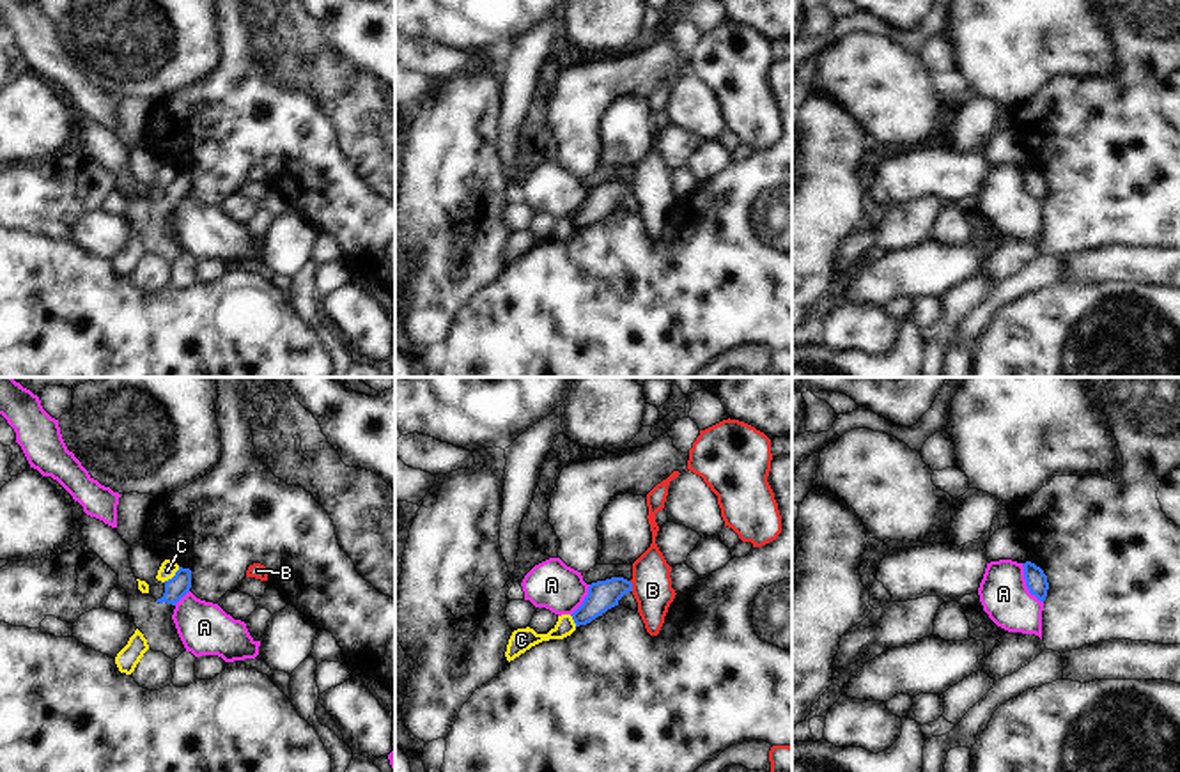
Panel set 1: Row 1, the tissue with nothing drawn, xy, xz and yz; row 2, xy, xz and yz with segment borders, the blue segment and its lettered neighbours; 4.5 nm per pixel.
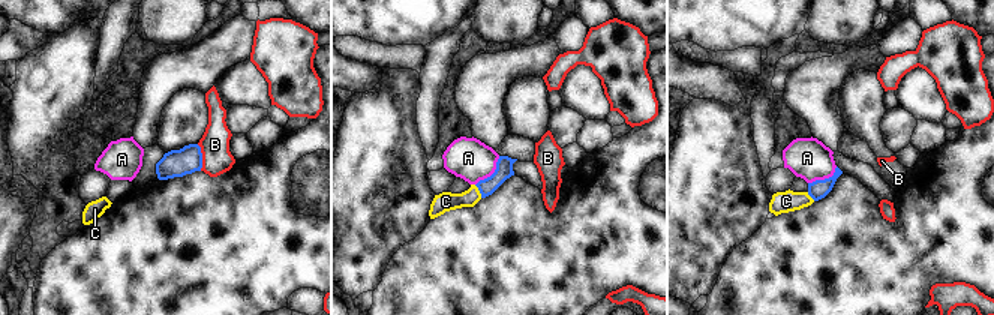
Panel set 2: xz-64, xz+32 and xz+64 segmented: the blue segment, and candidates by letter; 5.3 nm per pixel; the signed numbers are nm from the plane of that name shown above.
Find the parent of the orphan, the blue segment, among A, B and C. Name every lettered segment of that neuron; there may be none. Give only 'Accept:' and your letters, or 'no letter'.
Accept: no letter

